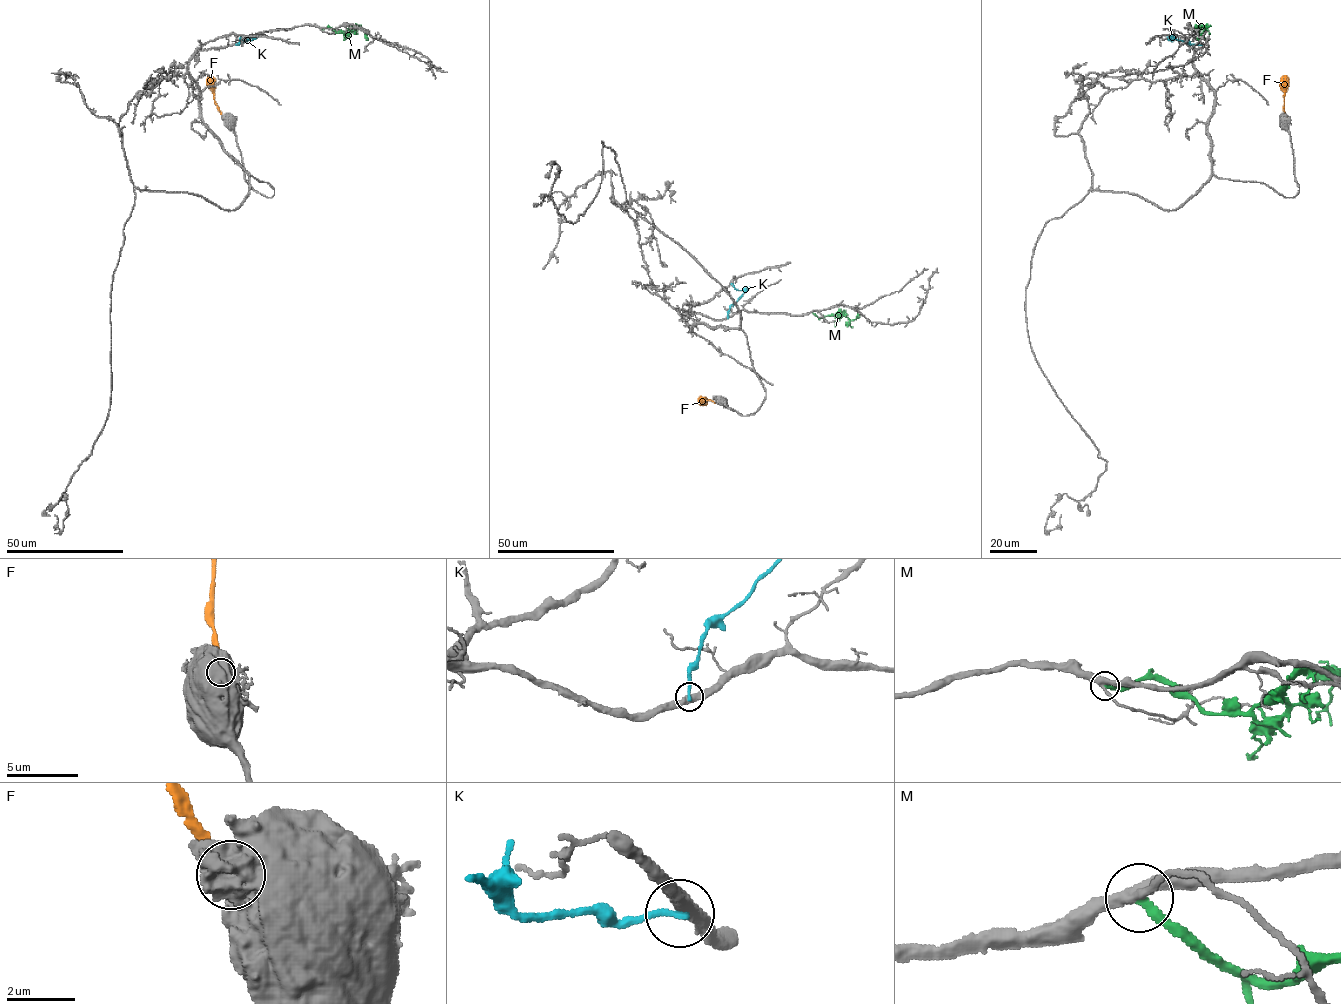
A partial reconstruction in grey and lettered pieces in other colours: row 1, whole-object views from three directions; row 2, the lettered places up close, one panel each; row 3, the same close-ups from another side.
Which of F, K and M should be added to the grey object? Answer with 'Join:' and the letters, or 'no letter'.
Join: no letter

